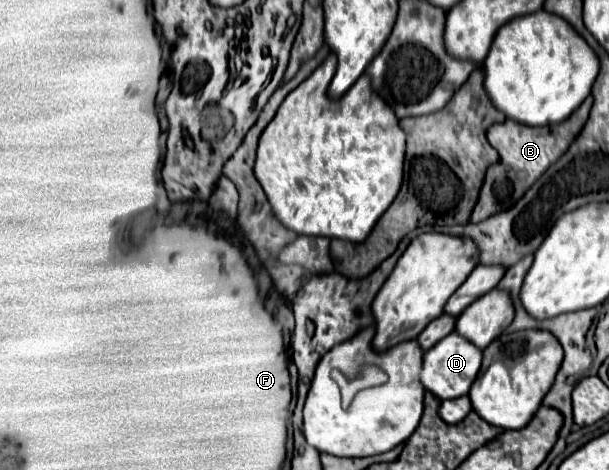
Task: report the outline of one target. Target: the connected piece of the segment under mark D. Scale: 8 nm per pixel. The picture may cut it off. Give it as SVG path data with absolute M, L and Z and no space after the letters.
M451 332L447 338L443 338L443 342L439 342L439 346L427 350L423 358L421 382L439 400L453 400L469 392L479 368L481 368L481 350L475 344L467 342L467 338L463 338L461 334Z

